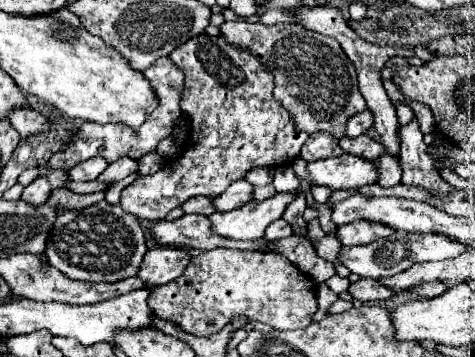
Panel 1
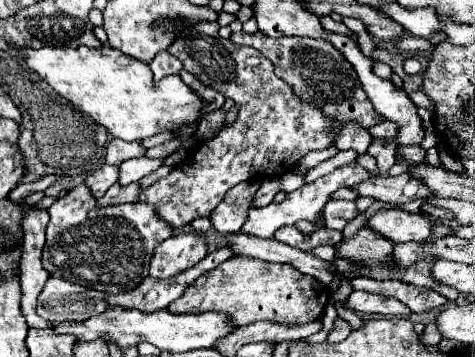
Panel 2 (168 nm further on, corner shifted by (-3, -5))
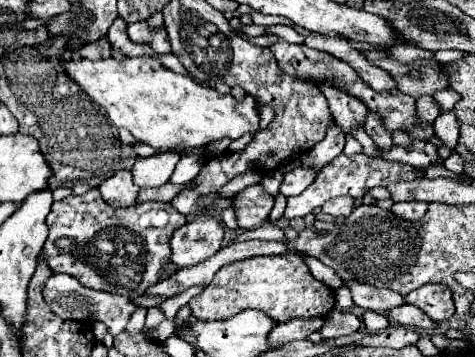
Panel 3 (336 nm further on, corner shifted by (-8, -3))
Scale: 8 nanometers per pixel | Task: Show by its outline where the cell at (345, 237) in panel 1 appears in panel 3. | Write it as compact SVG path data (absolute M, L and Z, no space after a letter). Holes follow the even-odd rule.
M404 201L404 203L394 203L392 207L394 215L408 221L420 221L426 211L428 211L428 203L424 201Z

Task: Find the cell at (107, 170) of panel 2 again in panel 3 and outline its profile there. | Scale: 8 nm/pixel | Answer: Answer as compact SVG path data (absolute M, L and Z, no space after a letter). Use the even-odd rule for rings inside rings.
M118 171L110 179L100 183L100 193L104 201L112 207L130 207L136 203L138 187L132 183L132 173L130 171Z

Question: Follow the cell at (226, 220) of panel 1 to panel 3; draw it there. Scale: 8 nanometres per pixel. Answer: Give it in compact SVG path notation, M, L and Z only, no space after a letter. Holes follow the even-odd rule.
M364 153L358 155L338 155L336 159L332 159L316 177L316 181L300 195L296 197L288 197L288 205L284 211L286 219L294 219L294 217L304 217L308 213L312 213L314 209L320 207L320 203L334 199L334 197L364 197L372 187L378 185L388 185L388 183L396 183L396 181L412 181L412 179L422 179L422 171L412 167L412 165L404 165L404 163L390 163L384 159L376 159L376 157L368 157Z

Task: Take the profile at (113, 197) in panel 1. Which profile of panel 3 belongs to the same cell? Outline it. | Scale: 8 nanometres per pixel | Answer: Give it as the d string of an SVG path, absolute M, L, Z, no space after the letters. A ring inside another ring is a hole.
M184 155L173 171L170 181L174 184L190 182L200 173L202 165L202 155Z

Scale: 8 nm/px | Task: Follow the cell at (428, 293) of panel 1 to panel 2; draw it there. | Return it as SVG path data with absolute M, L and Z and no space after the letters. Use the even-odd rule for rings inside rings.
M357 277L357 279L351 279L349 283L351 283L353 289L395 297L395 299L403 301L405 305L409 305L409 309L415 311L415 313L429 311L433 307L447 303L447 299L441 293L437 293L435 289L423 289L423 287L407 285L407 283L395 281L395 279L375 281L375 279L369 279L369 277Z

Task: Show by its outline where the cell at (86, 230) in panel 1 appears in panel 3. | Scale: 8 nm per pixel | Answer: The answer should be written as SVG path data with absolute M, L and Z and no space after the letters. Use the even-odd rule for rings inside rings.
M94 187L84 195L54 201L46 219L50 235L44 243L42 257L52 273L66 273L84 283L84 287L132 299L144 295L152 283L168 279L178 269L172 267L170 239L184 223L186 217L170 203L150 201L114 209L104 203L100 191Z

